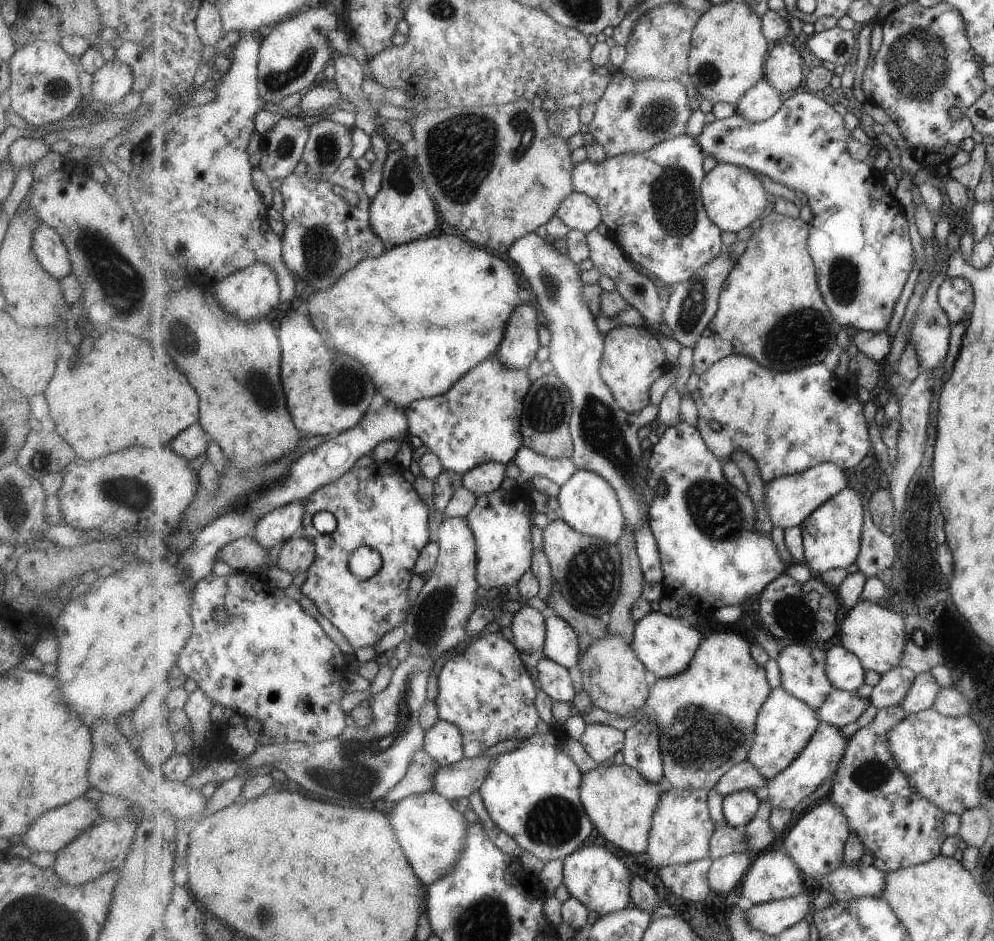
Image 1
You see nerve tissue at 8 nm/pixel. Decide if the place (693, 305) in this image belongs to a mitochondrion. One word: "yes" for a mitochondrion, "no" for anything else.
yes

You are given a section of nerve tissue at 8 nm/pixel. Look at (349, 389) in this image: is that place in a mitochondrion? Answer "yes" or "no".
yes

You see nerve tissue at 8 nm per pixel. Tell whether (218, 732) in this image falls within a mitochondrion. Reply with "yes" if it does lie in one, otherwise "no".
no

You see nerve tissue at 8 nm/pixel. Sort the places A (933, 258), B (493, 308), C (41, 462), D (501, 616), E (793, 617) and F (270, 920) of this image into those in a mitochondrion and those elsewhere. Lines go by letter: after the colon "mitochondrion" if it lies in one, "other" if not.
A: other
B: other
C: mitochondrion
D: other
E: mitochondrion
F: mitochondrion

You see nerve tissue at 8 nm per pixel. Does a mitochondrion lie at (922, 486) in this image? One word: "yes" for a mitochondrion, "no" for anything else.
no

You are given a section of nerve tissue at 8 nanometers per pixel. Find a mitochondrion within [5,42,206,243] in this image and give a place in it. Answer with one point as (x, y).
(59, 87)

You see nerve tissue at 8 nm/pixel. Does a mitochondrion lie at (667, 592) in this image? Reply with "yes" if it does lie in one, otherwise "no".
no

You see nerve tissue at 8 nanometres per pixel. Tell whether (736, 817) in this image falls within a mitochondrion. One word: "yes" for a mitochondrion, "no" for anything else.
no

